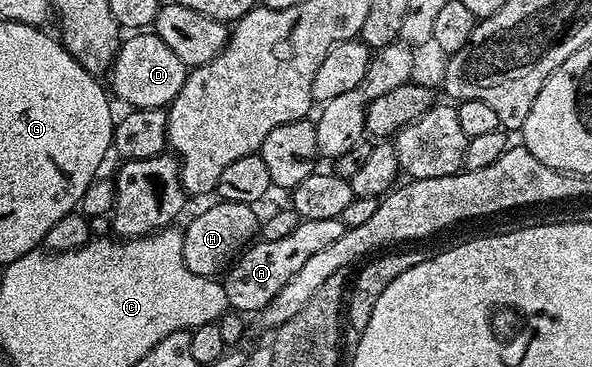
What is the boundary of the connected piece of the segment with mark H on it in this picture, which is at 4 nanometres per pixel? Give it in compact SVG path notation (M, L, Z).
M216 201L215 204L200 212L188 225L183 228L182 255L194 275L215 278L219 276L235 257L247 246L256 236L260 229L260 217L256 215L256 209L244 203L230 203L229 201Z

